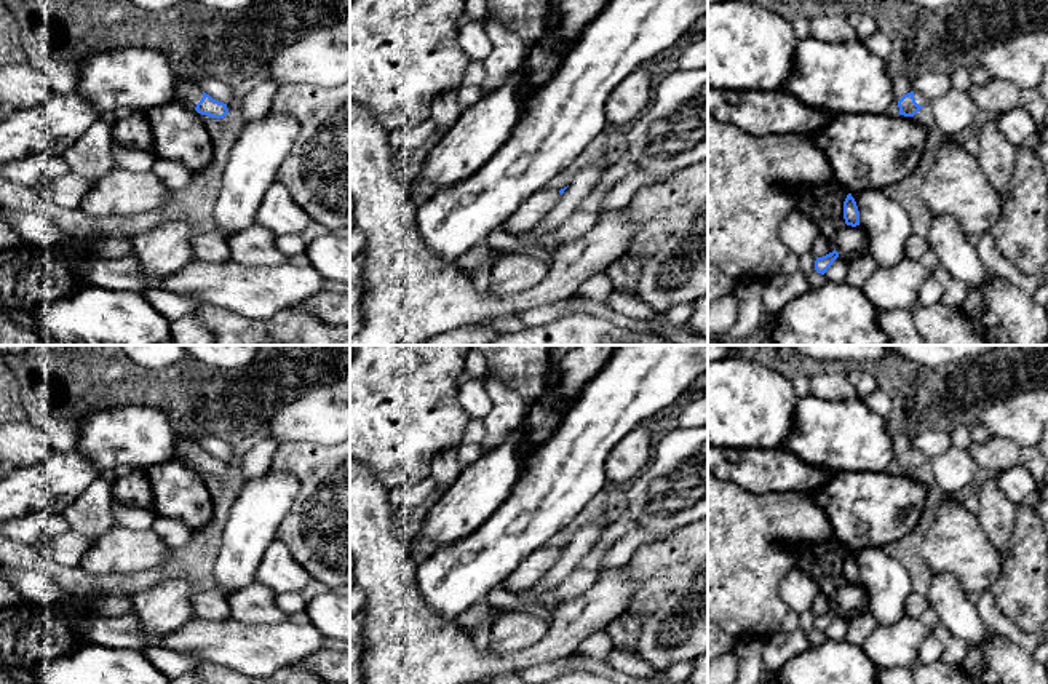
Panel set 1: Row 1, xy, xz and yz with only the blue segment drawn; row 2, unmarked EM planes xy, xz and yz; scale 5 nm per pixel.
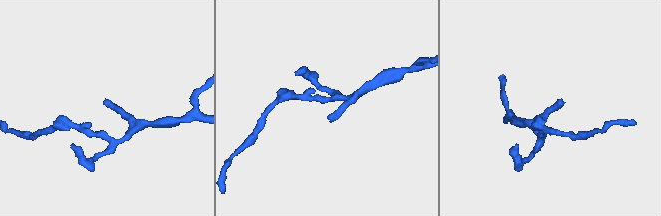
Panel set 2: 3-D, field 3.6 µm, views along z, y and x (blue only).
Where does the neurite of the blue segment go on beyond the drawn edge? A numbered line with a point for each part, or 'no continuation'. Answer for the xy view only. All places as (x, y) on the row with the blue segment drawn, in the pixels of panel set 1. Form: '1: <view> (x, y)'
1: xy (189, 93)

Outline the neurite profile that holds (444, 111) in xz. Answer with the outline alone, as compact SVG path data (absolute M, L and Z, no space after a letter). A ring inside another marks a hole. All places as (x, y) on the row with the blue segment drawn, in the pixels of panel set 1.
M452 88L438 94L431 104L431 118L439 128L451 128L460 117L458 89Z

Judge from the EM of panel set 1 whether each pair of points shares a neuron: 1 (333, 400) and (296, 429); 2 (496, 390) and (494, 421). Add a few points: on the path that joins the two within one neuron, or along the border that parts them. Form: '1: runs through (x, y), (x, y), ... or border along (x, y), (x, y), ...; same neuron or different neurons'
1: runs through (323, 409), (315, 417), (305, 421); same neuron
2: runs through (499, 398), (499, 413); same neuron

